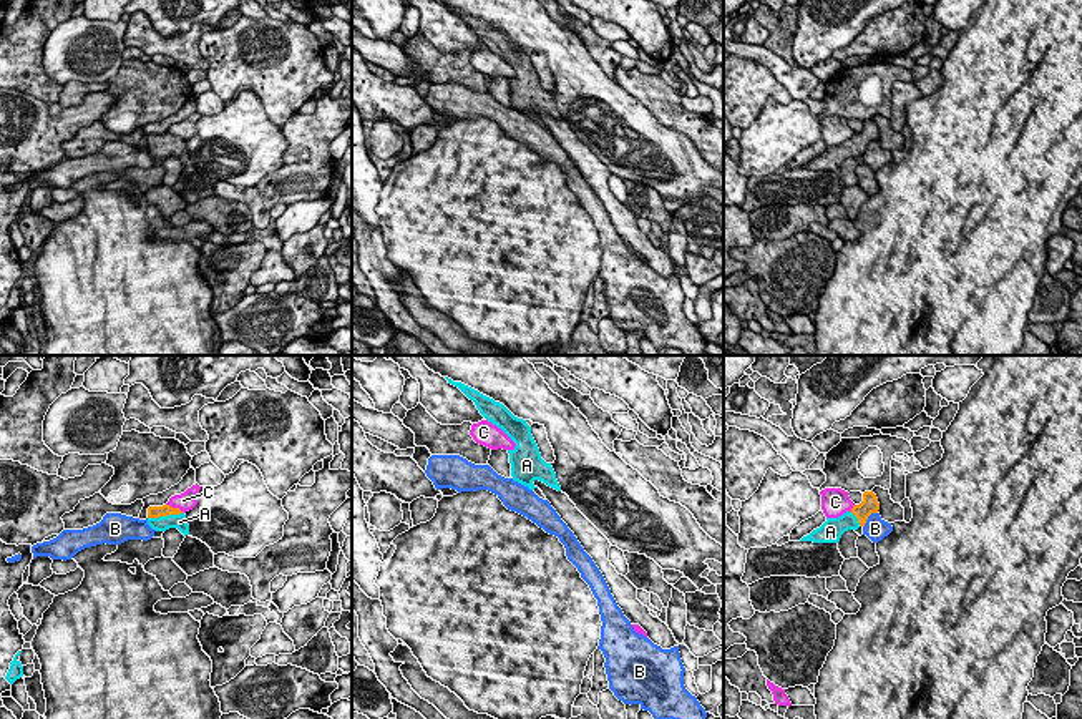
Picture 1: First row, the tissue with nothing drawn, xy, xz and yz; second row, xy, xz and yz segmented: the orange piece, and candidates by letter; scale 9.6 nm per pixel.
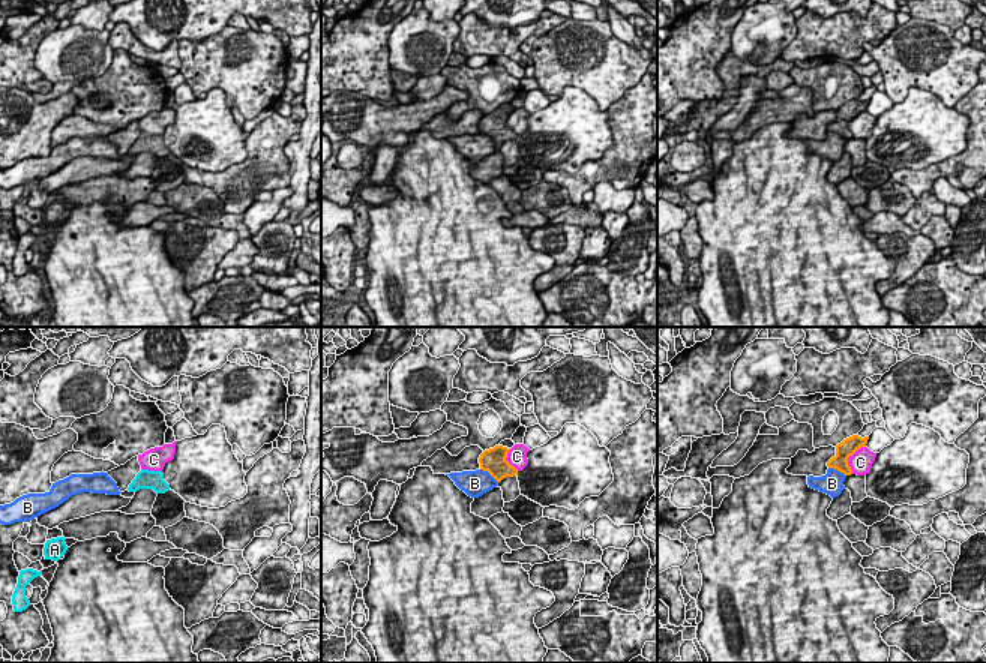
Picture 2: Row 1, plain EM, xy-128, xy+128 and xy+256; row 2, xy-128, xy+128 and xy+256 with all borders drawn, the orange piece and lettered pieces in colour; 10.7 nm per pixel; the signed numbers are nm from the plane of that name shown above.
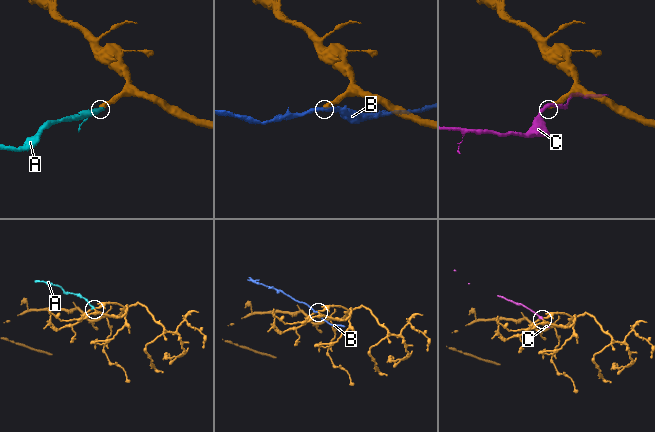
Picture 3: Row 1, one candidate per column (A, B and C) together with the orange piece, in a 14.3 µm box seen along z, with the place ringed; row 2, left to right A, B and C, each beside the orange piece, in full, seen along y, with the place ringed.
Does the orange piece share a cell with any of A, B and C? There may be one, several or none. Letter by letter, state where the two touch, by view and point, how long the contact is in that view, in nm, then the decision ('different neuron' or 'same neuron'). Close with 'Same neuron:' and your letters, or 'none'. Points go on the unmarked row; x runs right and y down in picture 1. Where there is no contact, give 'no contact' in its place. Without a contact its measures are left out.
A: xy (165, 143) | 340 nm | same neuron
B: yz (867, 146) | 200 nm | different neuron
C: xy (175, 136) | 190 nm | different neuron
Same neuron: A

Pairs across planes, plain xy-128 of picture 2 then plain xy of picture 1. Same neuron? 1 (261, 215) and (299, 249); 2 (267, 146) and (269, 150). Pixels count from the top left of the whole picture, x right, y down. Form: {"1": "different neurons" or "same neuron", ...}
{"1": "different neurons", "2": "different neurons"}

